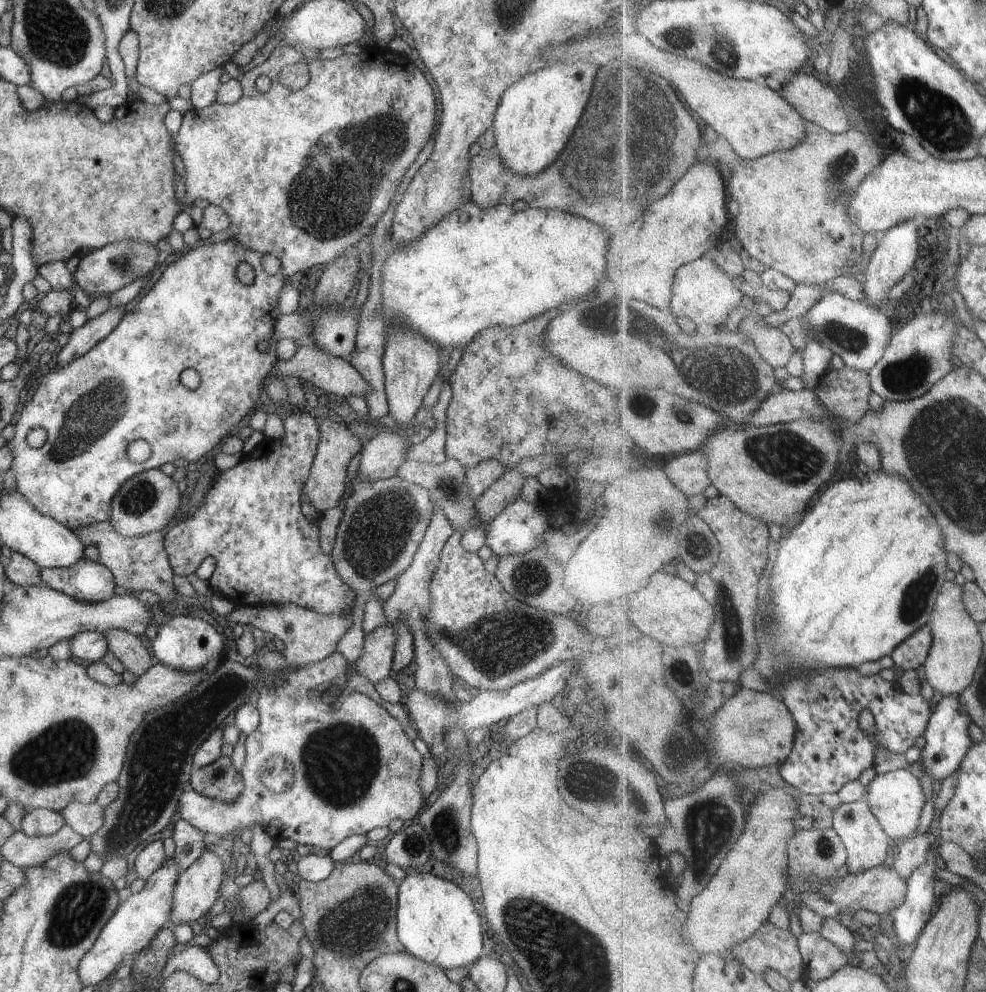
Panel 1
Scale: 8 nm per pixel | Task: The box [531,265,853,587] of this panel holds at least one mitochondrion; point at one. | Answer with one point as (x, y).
(726, 377)

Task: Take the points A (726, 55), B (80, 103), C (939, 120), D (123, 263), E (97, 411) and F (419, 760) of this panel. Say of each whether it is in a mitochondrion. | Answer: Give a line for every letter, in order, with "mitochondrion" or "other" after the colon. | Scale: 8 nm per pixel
A: mitochondrion
B: other
C: mitochondrion
D: mitochondrion
E: mitochondrion
F: other

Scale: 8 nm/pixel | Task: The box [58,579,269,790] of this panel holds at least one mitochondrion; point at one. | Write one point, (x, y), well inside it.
(228, 681)

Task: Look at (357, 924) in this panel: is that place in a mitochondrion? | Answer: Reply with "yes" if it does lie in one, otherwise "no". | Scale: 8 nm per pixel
yes

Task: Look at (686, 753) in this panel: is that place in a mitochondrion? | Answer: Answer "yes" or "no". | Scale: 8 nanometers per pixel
yes

